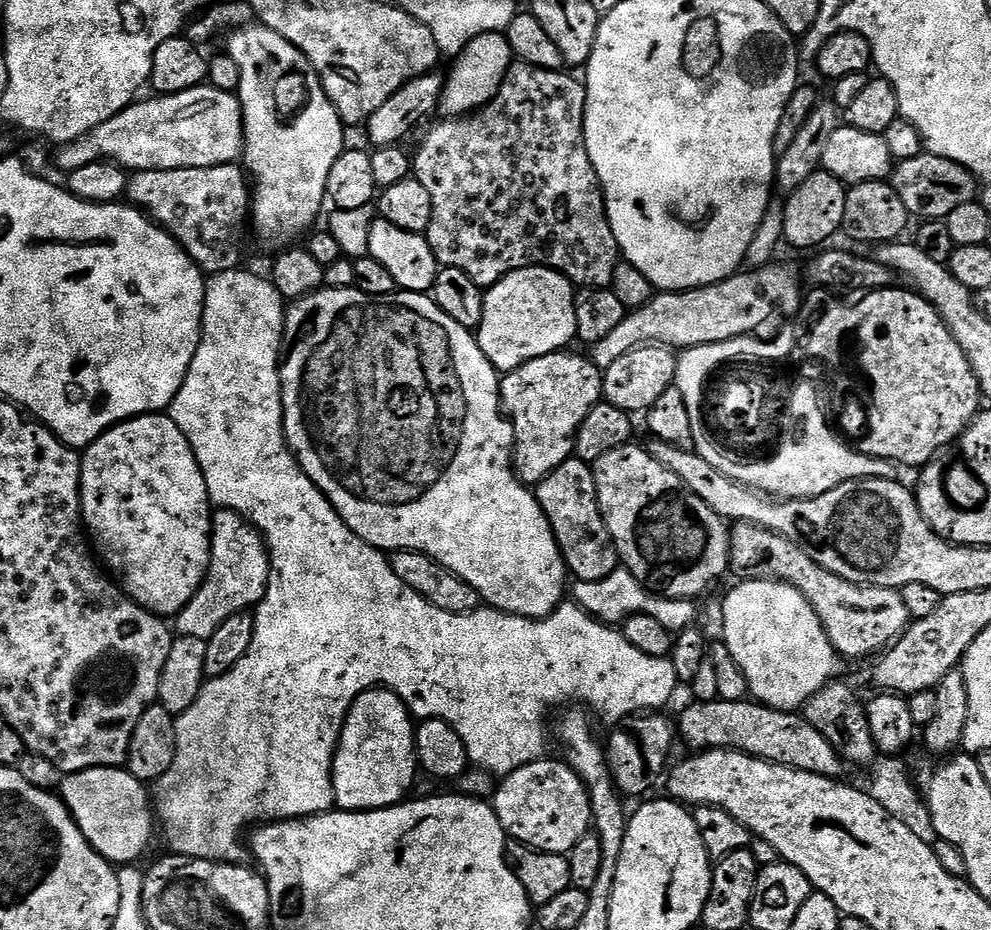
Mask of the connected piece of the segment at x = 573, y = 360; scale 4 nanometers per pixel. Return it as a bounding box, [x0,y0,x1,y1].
[500,350,603,484]

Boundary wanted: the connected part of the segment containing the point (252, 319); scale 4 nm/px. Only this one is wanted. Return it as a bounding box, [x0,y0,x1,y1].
[154,270,697,864]

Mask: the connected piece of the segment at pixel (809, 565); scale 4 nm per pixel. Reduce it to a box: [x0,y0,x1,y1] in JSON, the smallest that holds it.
[728,520,910,657]

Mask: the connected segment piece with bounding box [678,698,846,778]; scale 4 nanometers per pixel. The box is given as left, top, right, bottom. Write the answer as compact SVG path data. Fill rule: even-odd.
M717 698L689 703L680 712L680 724L678 720L679 739L681 736L692 747L689 749L731 748L734 752L744 752L747 756L756 756L772 764L833 778L843 777L846 771L846 765L834 746L830 746L830 742L795 711L770 708L752 698L738 702Z

